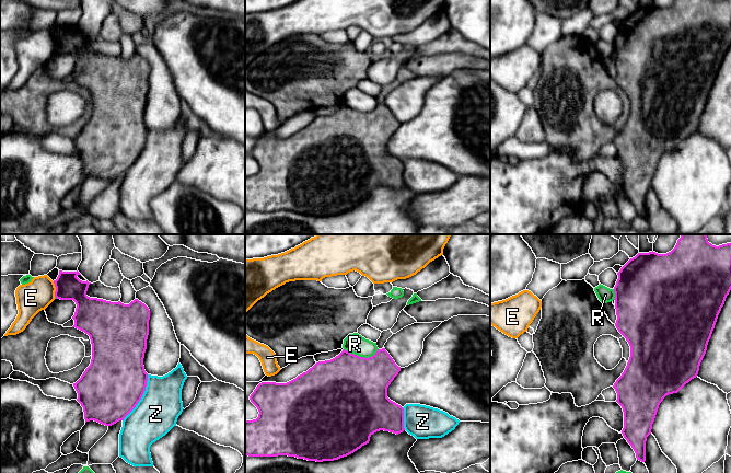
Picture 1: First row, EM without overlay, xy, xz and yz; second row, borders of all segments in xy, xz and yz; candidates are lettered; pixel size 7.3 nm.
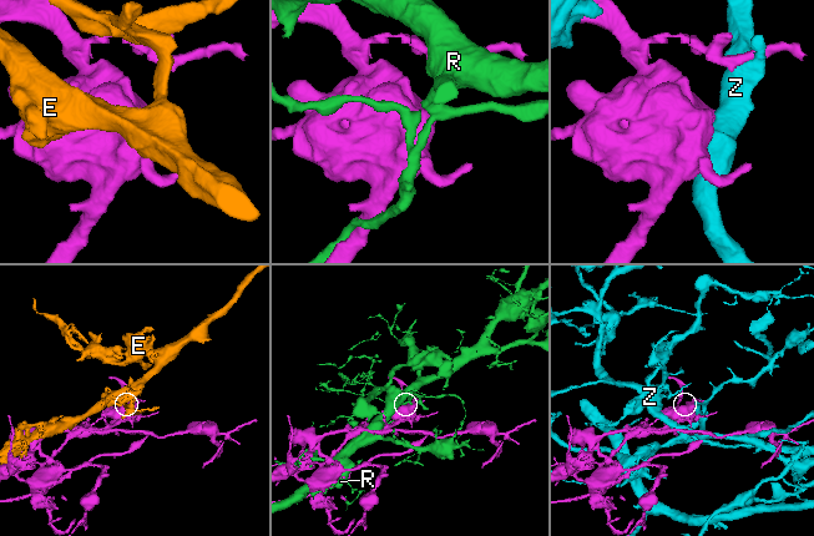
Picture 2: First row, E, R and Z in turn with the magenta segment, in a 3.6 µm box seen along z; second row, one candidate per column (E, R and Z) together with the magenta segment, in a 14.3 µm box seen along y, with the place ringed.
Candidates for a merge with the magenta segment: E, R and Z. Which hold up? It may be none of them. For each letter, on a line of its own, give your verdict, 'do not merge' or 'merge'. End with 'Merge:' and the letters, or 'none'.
E: do not merge
R: do not merge
Z: do not merge
Merge: none

